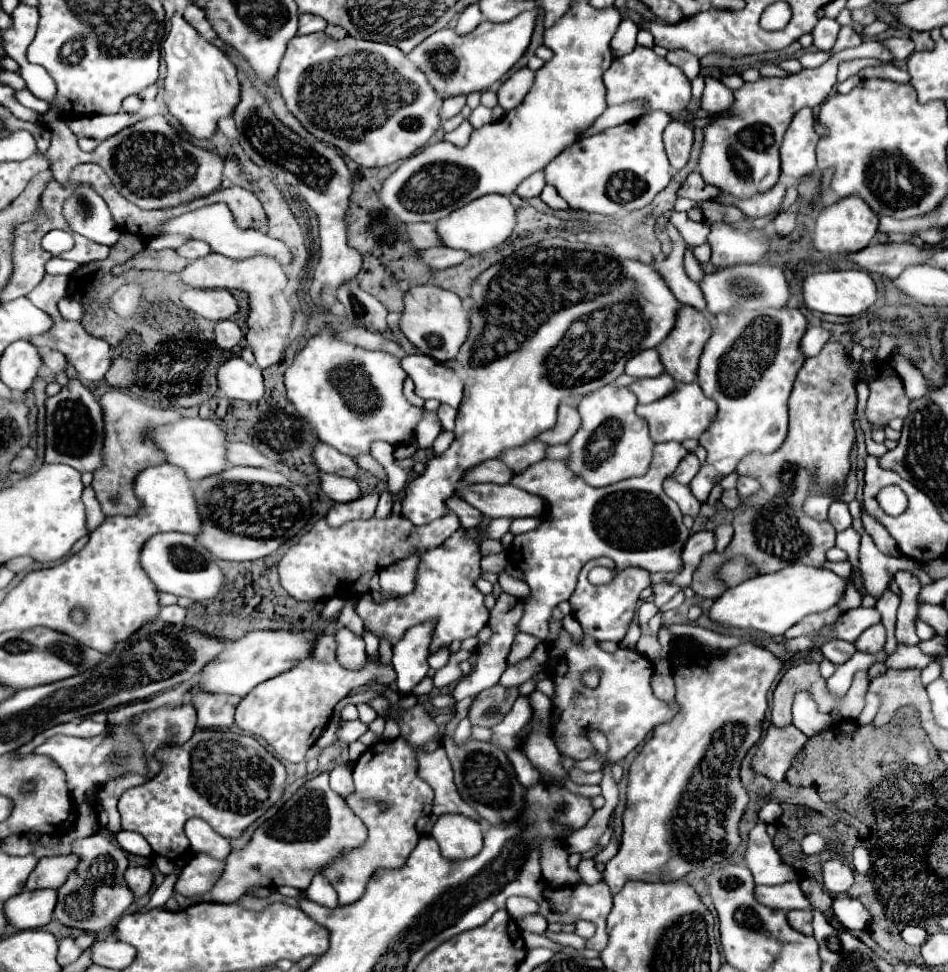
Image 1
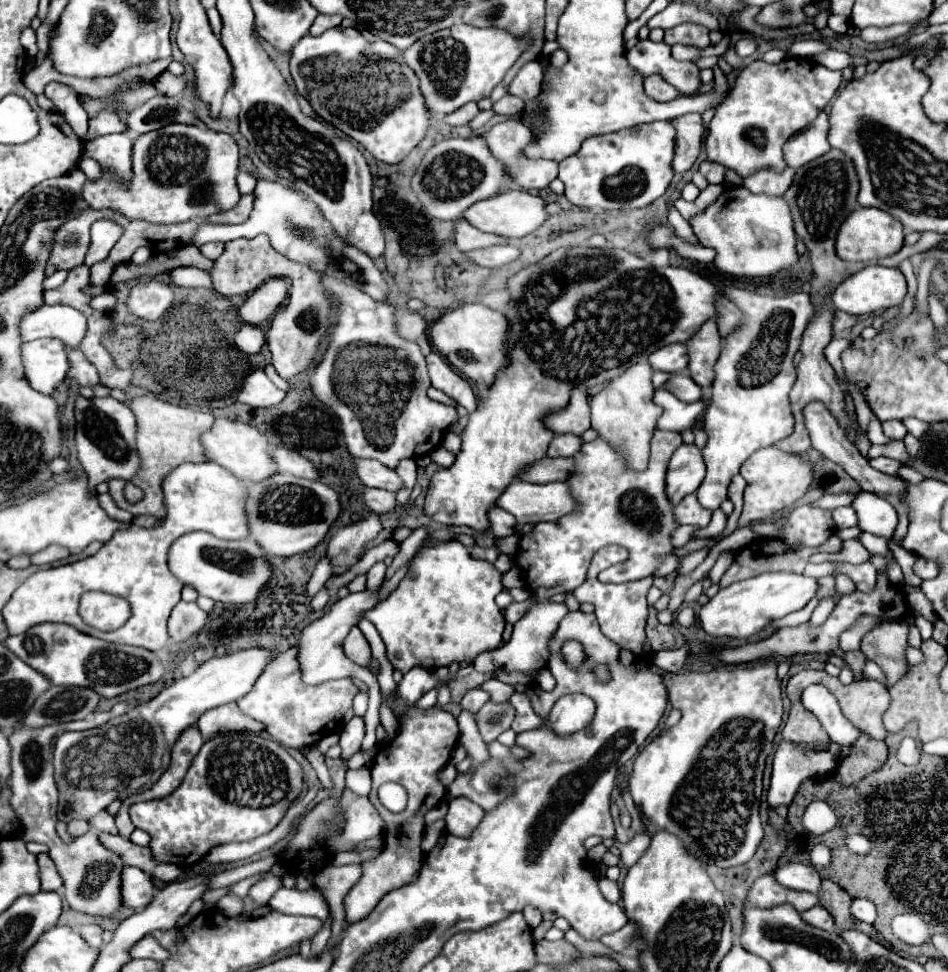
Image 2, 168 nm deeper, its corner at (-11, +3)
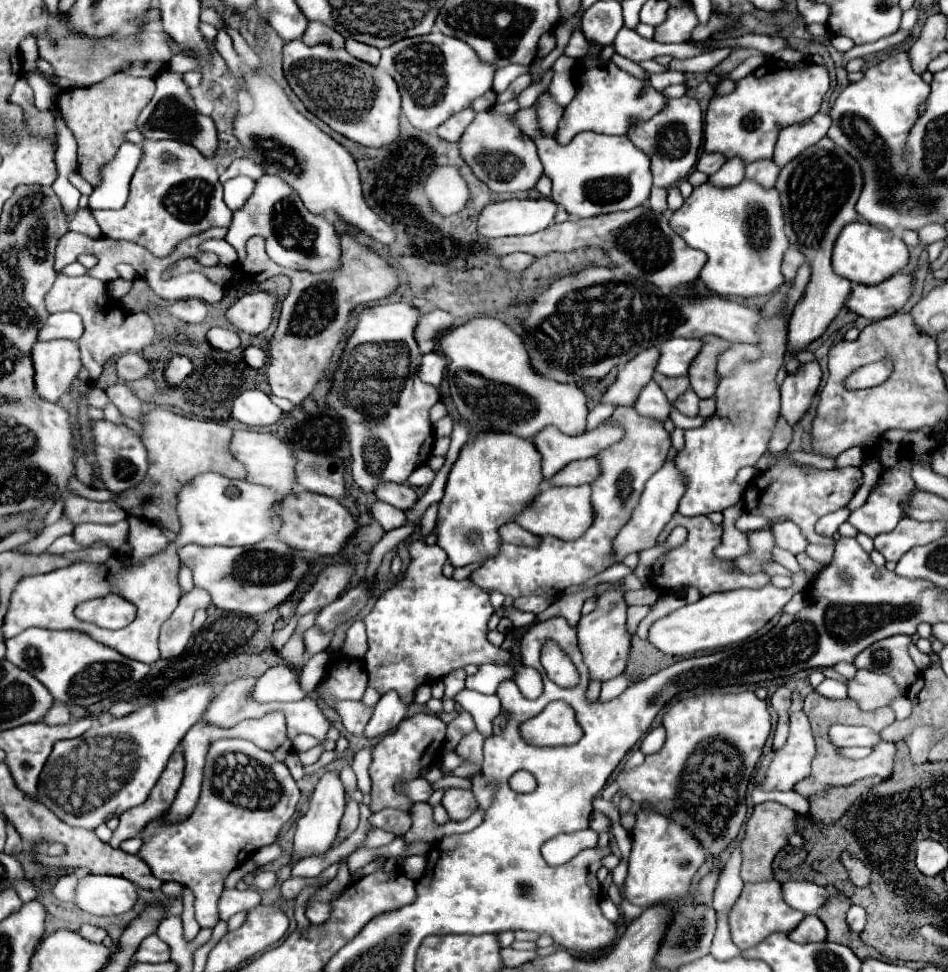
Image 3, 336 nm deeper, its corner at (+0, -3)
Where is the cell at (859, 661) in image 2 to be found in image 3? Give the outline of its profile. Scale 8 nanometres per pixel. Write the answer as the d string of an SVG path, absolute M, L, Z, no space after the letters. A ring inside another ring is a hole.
M859 669L855 673L855 677L847 681L847 687L849 687L849 697L855 699L859 703L859 707L865 711L889 705L889 701L893 697L905 695L903 689L899 689L899 687L895 687L895 683L891 683L891 677L871 673L865 669Z

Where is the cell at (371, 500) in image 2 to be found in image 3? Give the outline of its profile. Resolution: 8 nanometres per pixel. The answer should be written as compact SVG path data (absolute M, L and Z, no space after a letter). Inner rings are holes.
M375 501L371 505L371 513L373 513L373 519L379 521L385 531L401 527L405 523L405 513L389 503L383 503L383 501Z

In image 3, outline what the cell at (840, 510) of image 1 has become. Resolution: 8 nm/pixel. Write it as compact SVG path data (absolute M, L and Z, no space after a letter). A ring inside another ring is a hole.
M845 507L845 509L841 509L841 511L827 513L827 515L823 515L823 517L817 521L817 525L815 525L815 531L817 531L819 535L833 537L833 535L837 533L839 525L841 525L841 523L847 519L847 515L849 515L849 509L847 509L847 507Z

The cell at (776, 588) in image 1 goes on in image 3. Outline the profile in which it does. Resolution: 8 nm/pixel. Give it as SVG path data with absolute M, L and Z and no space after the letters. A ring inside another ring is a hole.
M767 583L761 589L733 589L723 593L711 593L697 603L685 605L671 615L653 623L649 641L667 655L689 655L695 651L707 651L715 647L727 647L751 639L761 631L783 607L791 601L795 589L779 589Z

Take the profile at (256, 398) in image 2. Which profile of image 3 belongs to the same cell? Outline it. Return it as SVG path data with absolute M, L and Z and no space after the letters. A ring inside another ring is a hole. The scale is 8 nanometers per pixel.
M259 389L243 391L235 401L233 401L233 411L231 415L251 427L263 427L263 425L273 425L279 421L281 409Z

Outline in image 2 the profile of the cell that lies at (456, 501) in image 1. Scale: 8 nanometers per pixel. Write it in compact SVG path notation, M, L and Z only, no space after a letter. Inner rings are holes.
M494 507L490 509L490 521L492 521L492 533L496 537L508 537L514 533L518 521L514 515L510 515L508 511L500 509L500 507Z

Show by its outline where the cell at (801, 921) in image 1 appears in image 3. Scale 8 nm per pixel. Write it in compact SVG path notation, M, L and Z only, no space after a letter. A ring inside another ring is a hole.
M807 915L791 933L789 937L797 943L809 943L809 941L825 941L825 925L819 917Z

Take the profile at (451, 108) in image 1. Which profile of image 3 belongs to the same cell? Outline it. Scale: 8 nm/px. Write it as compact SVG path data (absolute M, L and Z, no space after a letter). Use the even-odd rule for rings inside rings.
M463 109L459 113L455 113L453 117L449 117L443 125L437 127L437 135L447 139L447 141L459 141L463 131L467 129L467 125L475 119L475 111L473 109Z

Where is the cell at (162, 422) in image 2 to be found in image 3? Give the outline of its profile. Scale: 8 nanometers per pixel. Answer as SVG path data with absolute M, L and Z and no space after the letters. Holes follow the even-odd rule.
M153 409L143 419L143 433L141 441L147 449L147 461L149 469L143 481L129 491L123 491L115 497L115 503L133 517L141 517L153 523L159 523L163 529L177 533L179 531L179 519L175 515L175 495L187 479L193 479L195 475L213 471L221 473L225 477L241 479L245 475L243 465L235 463L231 455L227 455L227 443L231 439L231 429L217 421L199 421L181 417L167 409Z

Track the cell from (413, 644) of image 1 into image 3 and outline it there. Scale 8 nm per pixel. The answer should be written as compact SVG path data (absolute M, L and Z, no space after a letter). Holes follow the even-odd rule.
M395 691L385 693L375 705L375 713L365 727L365 737L375 739L393 731L405 719L407 709L409 709L409 703L403 703Z

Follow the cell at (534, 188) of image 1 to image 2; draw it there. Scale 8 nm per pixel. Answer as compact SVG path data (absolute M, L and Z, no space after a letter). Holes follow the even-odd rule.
M504 121L494 125L484 137L482 137L492 149L490 153L500 159L506 165L506 173L510 173L510 179L516 181L522 189L544 189L558 177L558 163L556 161L546 161L546 159L528 159L524 155L524 147L534 141L534 135L530 129L526 129L520 121Z

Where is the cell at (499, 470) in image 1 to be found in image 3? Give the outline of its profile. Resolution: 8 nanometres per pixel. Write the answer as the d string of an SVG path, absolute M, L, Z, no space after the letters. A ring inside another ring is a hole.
M583 459L583 461L571 461L565 465L559 473L555 473L549 479L543 479L545 485L583 485L583 483L593 483L597 479L597 459Z

